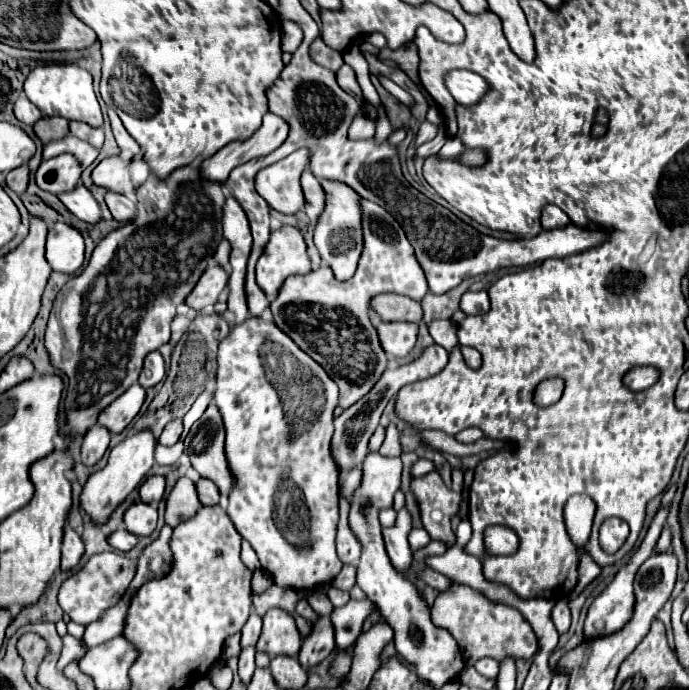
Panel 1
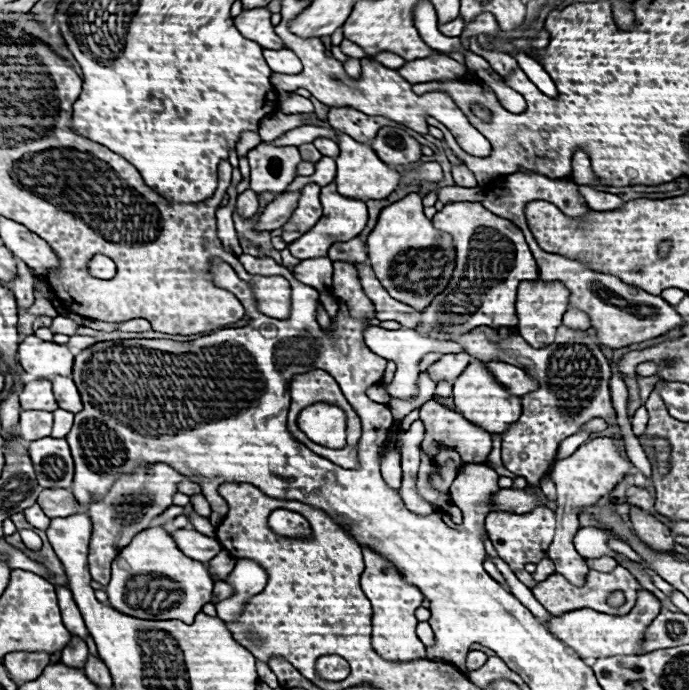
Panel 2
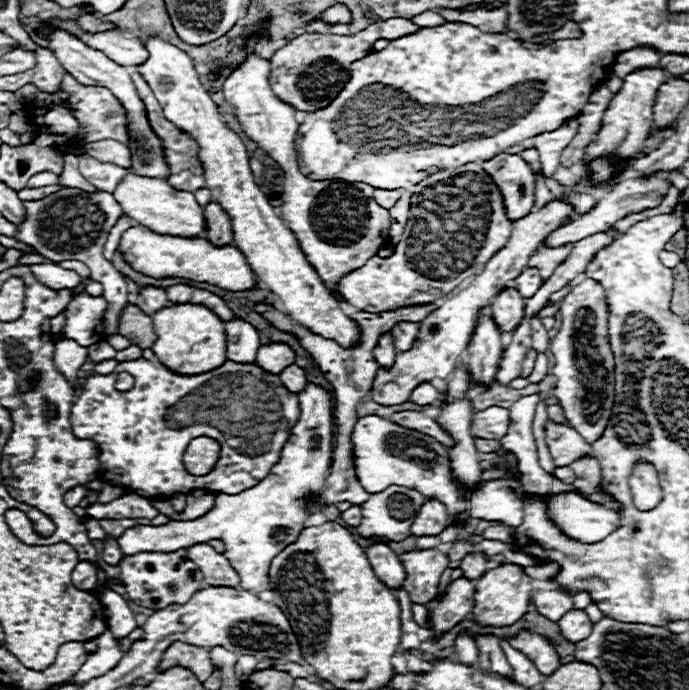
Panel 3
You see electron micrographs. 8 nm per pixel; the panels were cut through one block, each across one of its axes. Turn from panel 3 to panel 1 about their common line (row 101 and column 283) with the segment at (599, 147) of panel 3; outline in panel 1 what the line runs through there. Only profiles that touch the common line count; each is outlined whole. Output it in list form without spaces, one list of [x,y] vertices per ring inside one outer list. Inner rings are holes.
[[[268,610],[256,650],[268,656],[296,656],[300,650],[300,632],[296,630],[294,618],[284,610]]]

